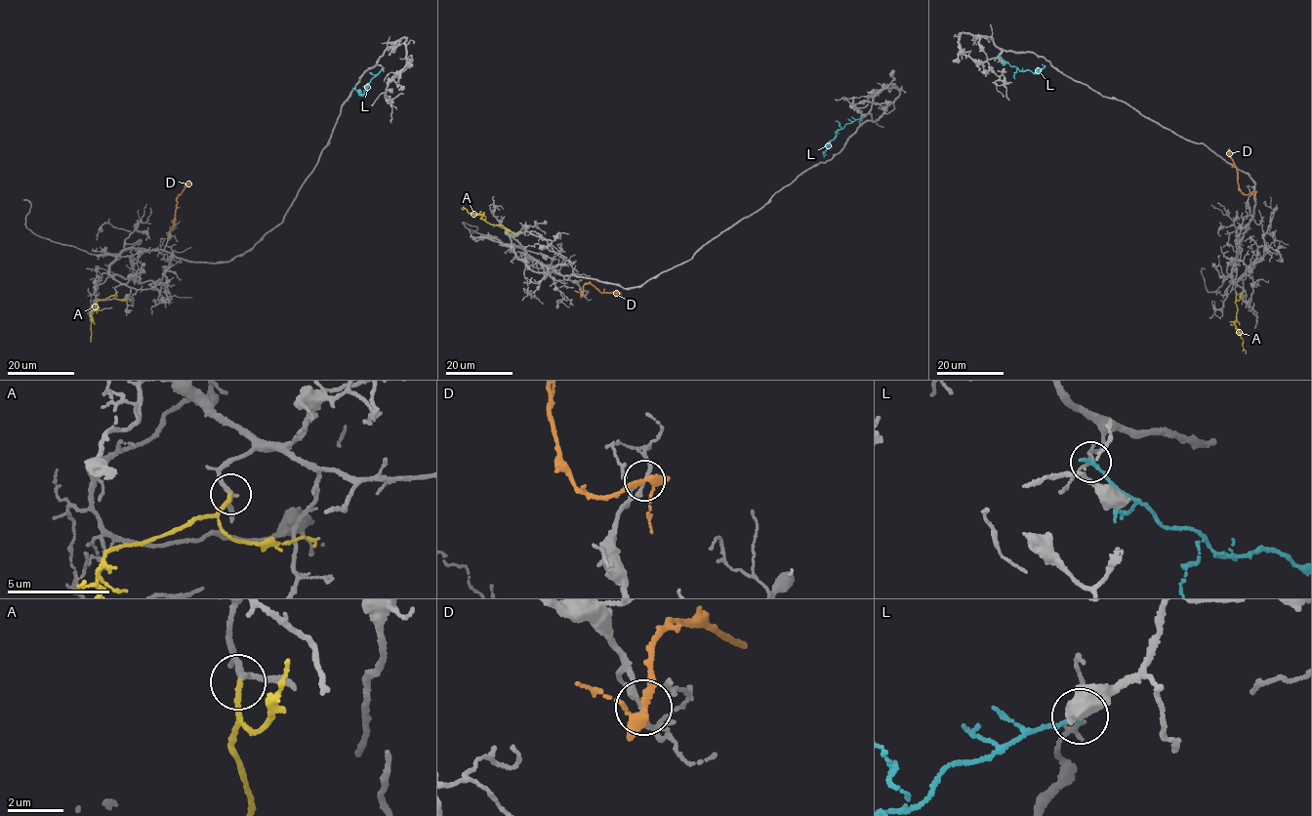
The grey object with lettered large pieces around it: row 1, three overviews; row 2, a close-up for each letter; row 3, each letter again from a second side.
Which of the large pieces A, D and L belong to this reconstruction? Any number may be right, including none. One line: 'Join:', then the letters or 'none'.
Join: A

